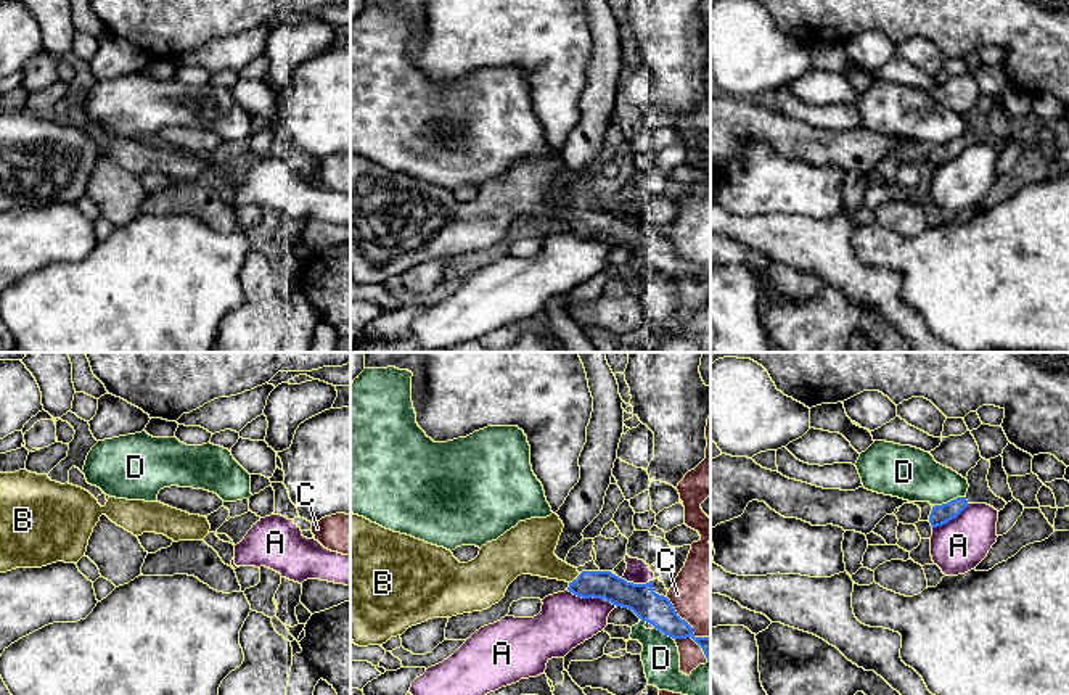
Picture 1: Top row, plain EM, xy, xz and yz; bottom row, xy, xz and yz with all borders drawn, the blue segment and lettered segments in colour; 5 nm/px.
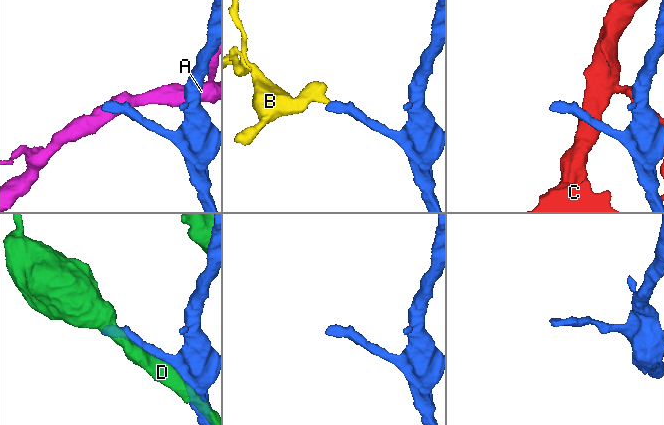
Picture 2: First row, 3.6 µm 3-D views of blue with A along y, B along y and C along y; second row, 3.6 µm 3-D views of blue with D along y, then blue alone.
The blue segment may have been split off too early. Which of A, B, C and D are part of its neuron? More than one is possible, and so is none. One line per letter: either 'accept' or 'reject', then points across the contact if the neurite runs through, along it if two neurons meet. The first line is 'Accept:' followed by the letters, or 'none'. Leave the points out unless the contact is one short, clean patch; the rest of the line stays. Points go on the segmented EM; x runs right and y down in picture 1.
Accept: B
A: reject | along xz (568, 589), (582, 597), (603, 597), (616, 607)
B: accept | across xz (600, 584), (581, 584), (574, 579), (544, 563), (532, 552)
C: reject
D: reject

